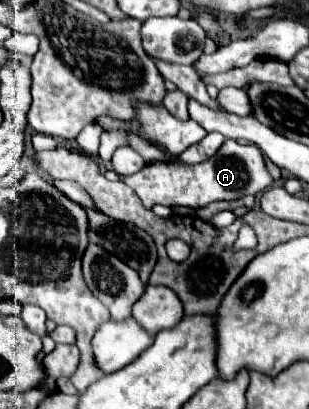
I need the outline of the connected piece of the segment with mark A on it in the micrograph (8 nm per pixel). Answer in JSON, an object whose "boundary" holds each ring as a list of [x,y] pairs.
{"boundary":[[[226,139],[222,143],[222,147],[216,151],[216,155],[212,155],[210,159],[206,159],[206,163],[198,163],[198,165],[174,165],[174,163],[146,163],[138,173],[132,173],[128,177],[122,179],[128,187],[134,189],[134,193],[140,197],[140,201],[144,203],[146,209],[152,209],[156,203],[160,205],[184,205],[184,207],[192,207],[192,209],[200,209],[212,201],[230,201],[230,199],[240,199],[244,195],[258,195],[262,193],[266,187],[272,185],[272,177],[266,171],[262,153],[258,151],[258,147],[254,145],[240,145],[232,139]]]}

